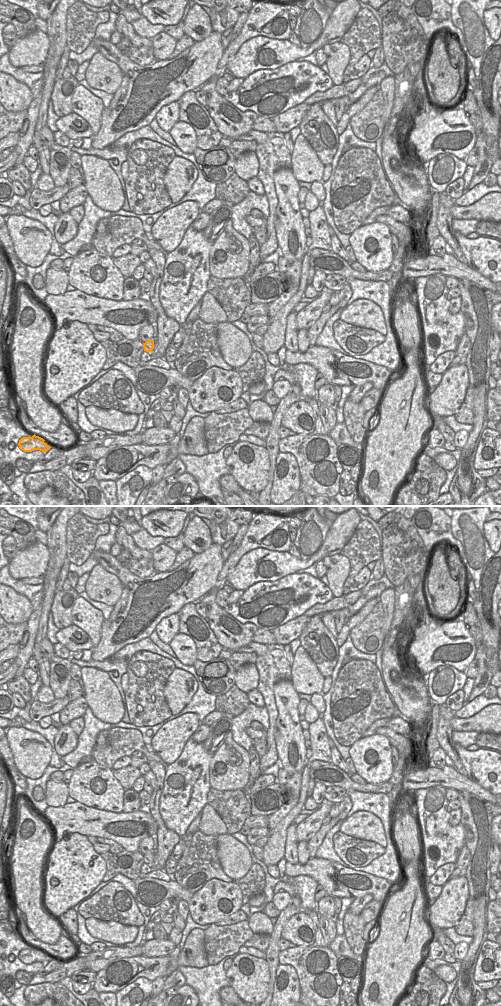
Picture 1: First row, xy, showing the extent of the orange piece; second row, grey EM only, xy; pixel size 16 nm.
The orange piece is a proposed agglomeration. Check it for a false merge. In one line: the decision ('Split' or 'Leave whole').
Leave whole

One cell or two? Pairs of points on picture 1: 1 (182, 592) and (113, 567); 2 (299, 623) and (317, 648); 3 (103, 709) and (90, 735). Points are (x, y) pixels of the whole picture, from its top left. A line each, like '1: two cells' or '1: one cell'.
1: one cell
2: two cells
3: two cells

